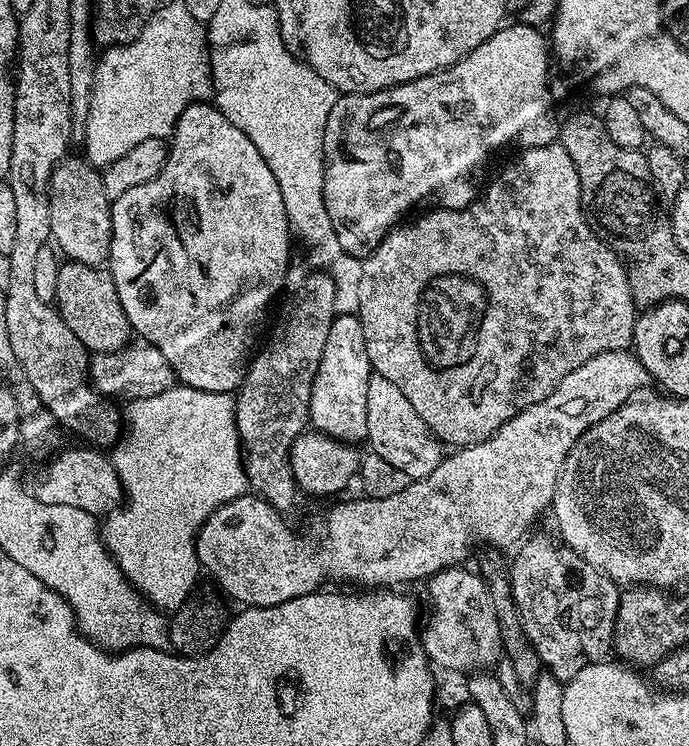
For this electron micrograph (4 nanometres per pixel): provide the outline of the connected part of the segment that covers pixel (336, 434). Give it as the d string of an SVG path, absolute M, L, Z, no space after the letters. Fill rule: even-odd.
M336 315L330 334L326 334L326 350L322 350L322 362L310 394L308 419L311 427L346 444L359 445L367 441L366 386L373 374L372 363L366 354L366 334L362 334L359 315Z

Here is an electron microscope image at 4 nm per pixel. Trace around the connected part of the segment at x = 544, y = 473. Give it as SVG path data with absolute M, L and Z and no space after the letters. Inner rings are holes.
M631 351L600 352L594 358L590 358L590 362L582 362L582 366L578 366L578 370L570 370L570 374L566 374L566 378L562 378L562 382L558 382L556 389L546 398L542 398L542 402L538 402L534 406L522 410L514 418L507 420L490 438L486 438L477 444L469 444L466 448L453 451L453 456L445 455L441 459L440 465L430 474L426 474L426 478L409 482L406 490L402 490L398 494L390 494L390 498L363 498L364 500L348 500L345 504L334 505L321 520L316 520L309 526L308 536L303 536L302 533L295 532L284 521L287 519L285 519L279 510L274 506L270 506L261 496L245 494L234 498L230 502L223 504L218 510L214 510L214 514L210 514L210 518L201 526L200 532L196 535L196 552L199 567L204 570L209 568L212 571L213 578L220 583L220 588L225 593L220 592L229 601L231 601L230 599L237 600L237 605L250 608L265 608L266 606L278 606L287 600L293 600L299 596L315 592L321 586L327 585L324 584L327 580L353 580L356 583L353 585L356 586L404 586L400 584L406 583L407 580L421 580L421 582L424 582L433 576L434 573L441 572L446 567L456 566L464 562L464 559L468 556L468 547L471 546L472 540L477 540L478 543L484 544L480 546L491 546L496 550L505 550L504 548L508 547L511 549L525 539L526 533L529 531L527 528L543 512L546 512L546 509L551 505L556 483L558 482L560 467L566 462L566 458L570 454L574 442L578 442L578 438L582 438L582 434L586 430L590 430L590 426L602 422L602 418L606 418L612 414L618 406L632 399L641 390L647 389L644 388L647 384L650 384L649 374L642 366L639 358Z

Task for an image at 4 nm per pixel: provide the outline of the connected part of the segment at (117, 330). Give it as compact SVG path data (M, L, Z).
M74 261L61 263L55 290L55 307L60 317L82 342L85 351L99 354L127 347L133 330L118 299L111 272L105 267Z

